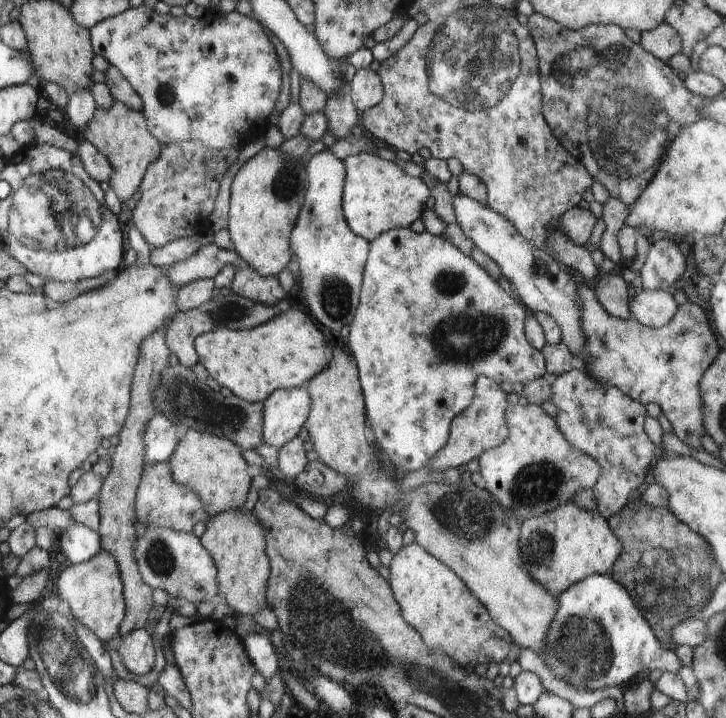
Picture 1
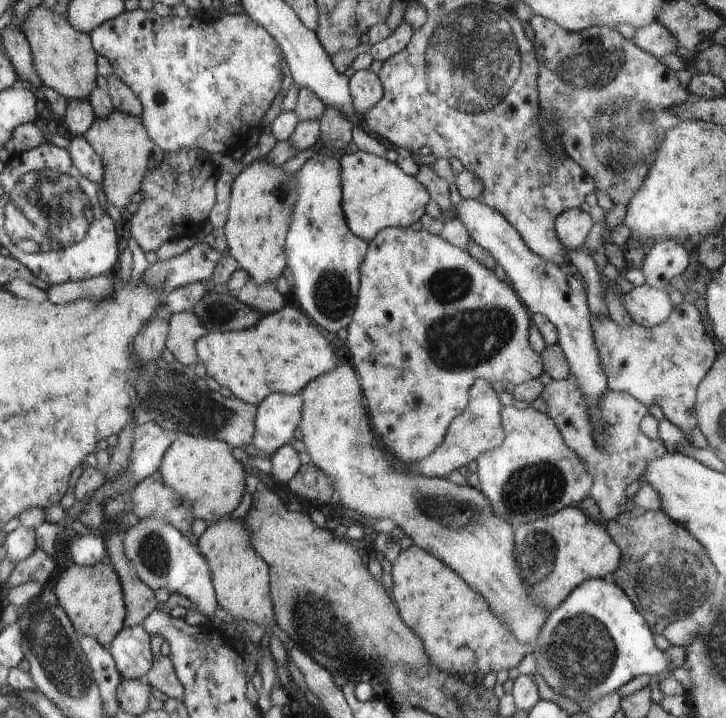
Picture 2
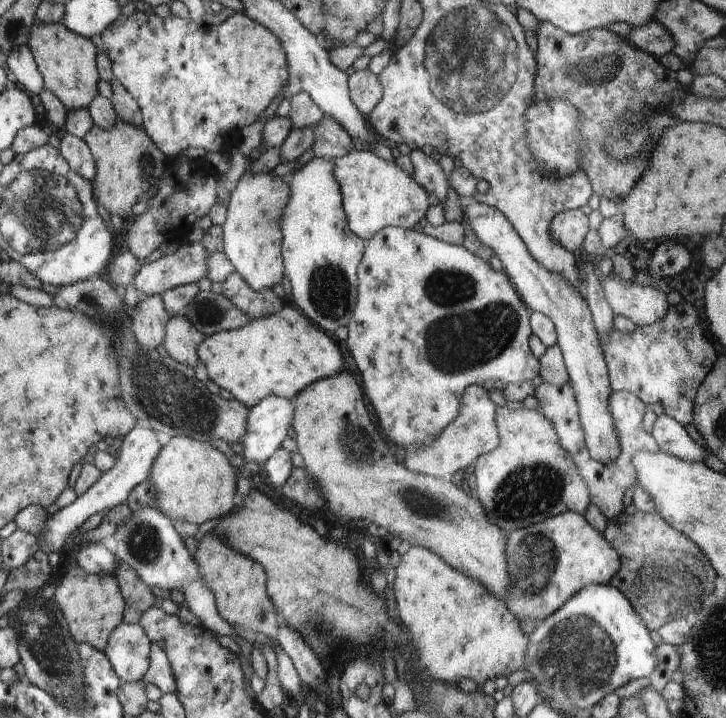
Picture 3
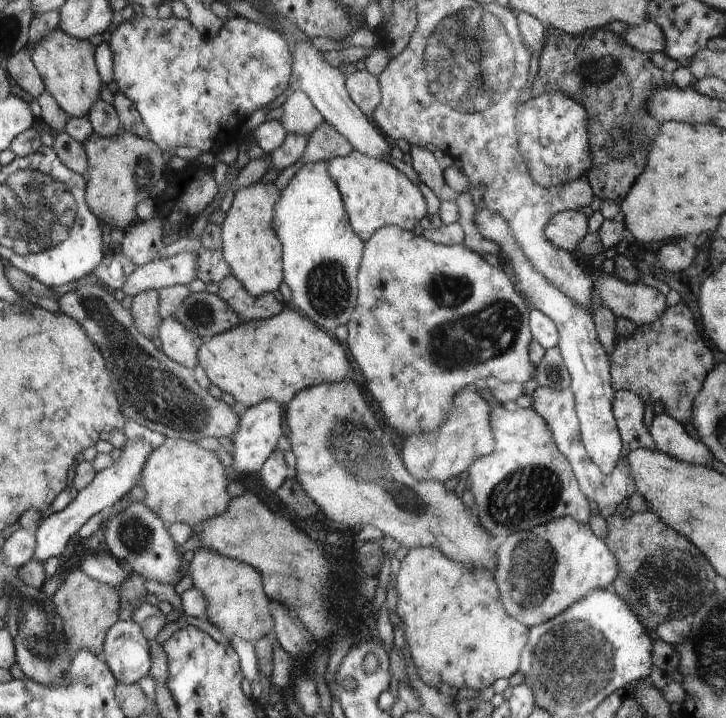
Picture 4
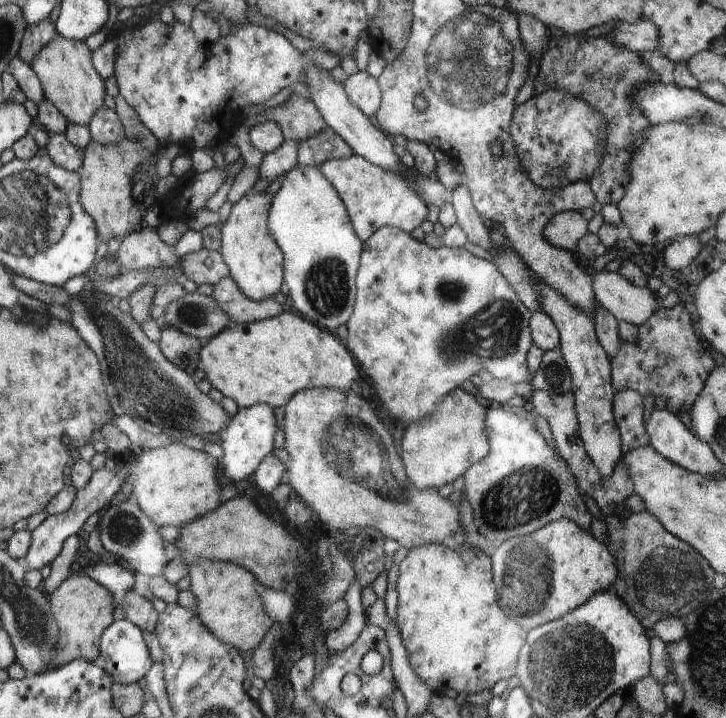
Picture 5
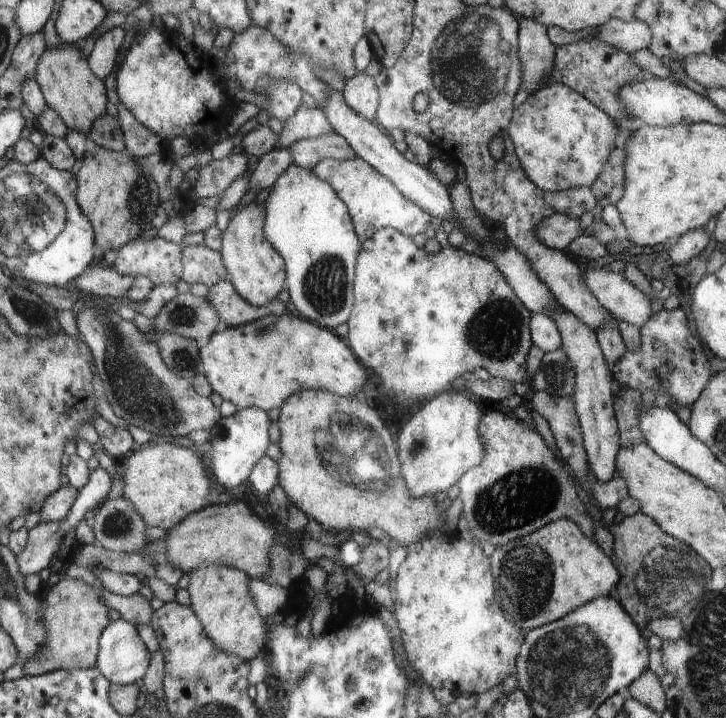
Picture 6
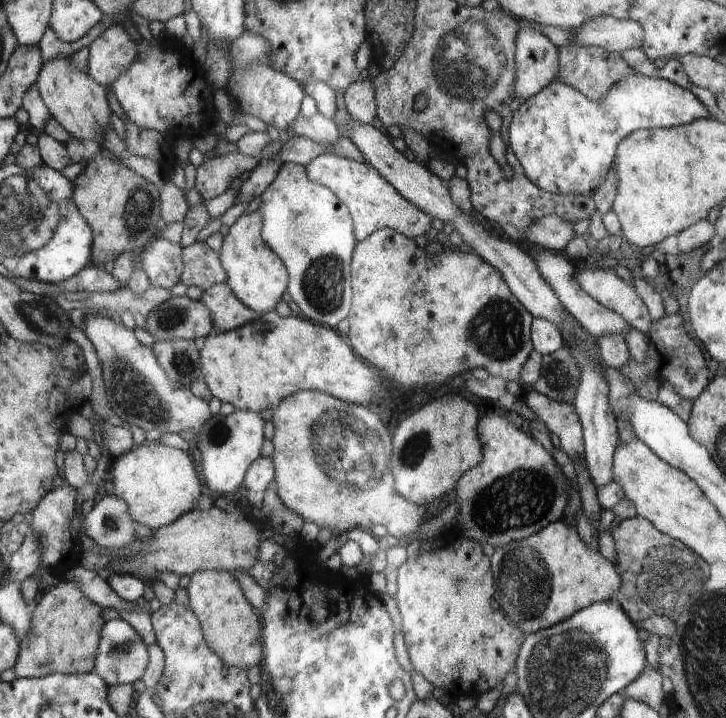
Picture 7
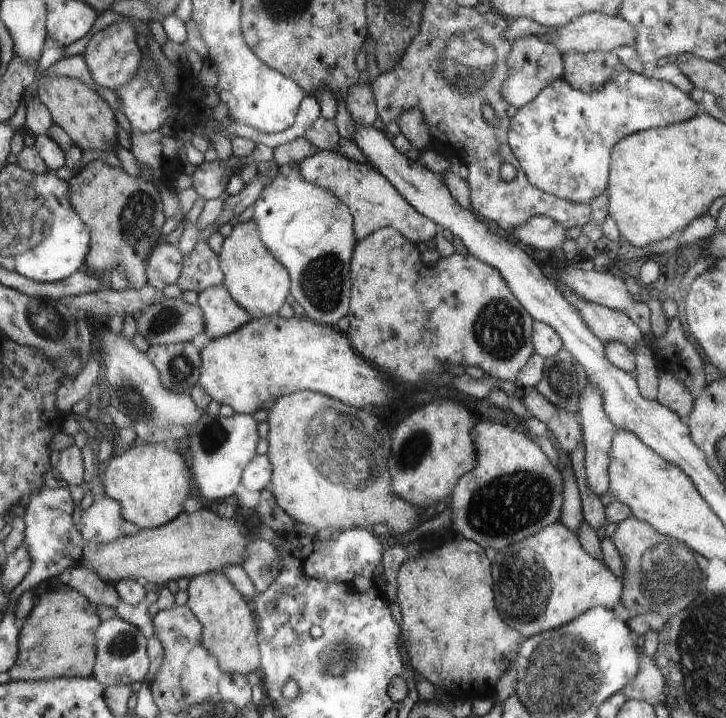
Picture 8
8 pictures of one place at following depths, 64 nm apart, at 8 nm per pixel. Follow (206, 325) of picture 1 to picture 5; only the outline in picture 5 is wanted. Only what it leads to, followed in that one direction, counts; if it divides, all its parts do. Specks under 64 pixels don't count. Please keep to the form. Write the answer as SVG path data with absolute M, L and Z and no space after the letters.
M164 323L161 325L160 347L170 362L188 374L193 375L196 368L199 368L200 340Z

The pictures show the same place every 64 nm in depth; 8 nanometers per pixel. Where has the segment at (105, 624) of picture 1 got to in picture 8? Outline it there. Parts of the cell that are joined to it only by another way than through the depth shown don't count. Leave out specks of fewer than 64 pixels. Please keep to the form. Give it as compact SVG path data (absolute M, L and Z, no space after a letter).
M73 587L49 590L21 628L21 656L11 670L12 680L56 680L95 676L98 656L98 630L104 624L97 605Z

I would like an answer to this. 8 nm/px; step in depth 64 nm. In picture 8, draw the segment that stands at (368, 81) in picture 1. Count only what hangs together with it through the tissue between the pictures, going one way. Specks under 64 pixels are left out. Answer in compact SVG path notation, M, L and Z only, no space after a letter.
M371 83L358 84L349 90L345 98L348 112L350 112L352 120L357 126L366 128L372 126L378 118L376 112L376 100L373 96L373 91L370 90Z

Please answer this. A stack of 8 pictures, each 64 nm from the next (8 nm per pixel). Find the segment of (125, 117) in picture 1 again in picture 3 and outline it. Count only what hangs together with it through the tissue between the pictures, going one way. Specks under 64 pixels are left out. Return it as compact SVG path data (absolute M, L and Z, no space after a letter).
M117 120L112 130L103 130L96 126L85 140L97 161L98 173L94 184L99 205L103 205L108 213L126 219L138 199L161 178L168 164L168 157L142 128L135 128L120 120Z

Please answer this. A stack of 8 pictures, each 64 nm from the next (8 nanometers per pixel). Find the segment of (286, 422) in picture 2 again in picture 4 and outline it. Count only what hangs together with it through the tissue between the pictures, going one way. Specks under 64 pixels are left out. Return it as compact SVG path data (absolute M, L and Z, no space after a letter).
M266 400L260 402L256 406L252 406L241 411L240 428L238 432L232 436L232 444L234 444L233 455L234 462L232 462L231 468L234 468L236 472L259 472L262 465L272 456L274 448L276 448L276 442L279 441L282 436L282 428L280 428L280 422L282 422L282 404L278 404L276 400Z

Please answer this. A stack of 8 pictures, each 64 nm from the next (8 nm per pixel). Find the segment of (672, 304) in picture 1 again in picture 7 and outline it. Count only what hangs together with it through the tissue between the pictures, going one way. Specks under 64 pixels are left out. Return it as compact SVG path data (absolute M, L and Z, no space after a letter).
M613 270L578 271L576 280L582 286L582 290L586 290L596 302L609 307L616 314L621 314L630 326L645 334L650 330L652 316L649 314L649 308L635 287L625 282Z

